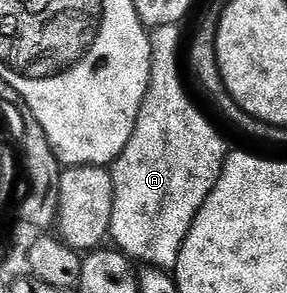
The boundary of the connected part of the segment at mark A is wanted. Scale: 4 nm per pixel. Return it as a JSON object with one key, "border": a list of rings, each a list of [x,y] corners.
{"border":[[[158,26],[152,31],[152,62],[145,98],[137,113],[136,122],[122,152],[111,163],[113,176],[113,211],[108,237],[112,245],[126,258],[149,268],[172,271],[179,260],[181,244],[199,208],[213,191],[213,185],[225,165],[227,149],[217,130],[189,103],[181,78],[177,75],[177,49],[181,46],[181,34],[177,26]]]}

